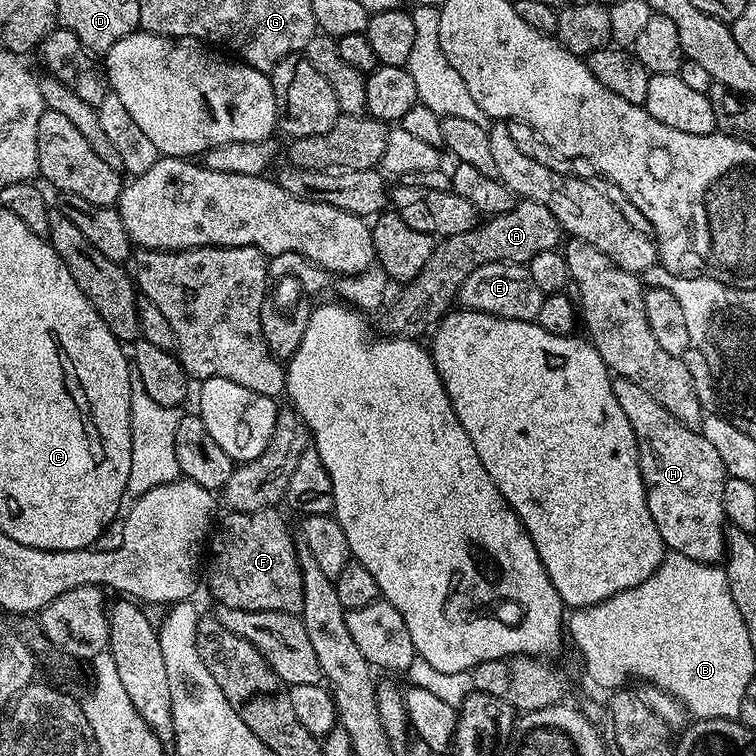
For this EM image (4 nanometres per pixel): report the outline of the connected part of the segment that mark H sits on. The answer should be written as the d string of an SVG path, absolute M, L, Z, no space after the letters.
M616 376L612 389L634 430L650 518L654 518L654 526L658 526L658 534L662 534L665 549L686 554L686 558L694 558L694 562L719 565L726 556L722 490L729 475L718 450L706 442L703 431L678 422L678 418L654 402L642 386Z

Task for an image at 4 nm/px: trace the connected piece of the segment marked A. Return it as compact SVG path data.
M520 198L513 208L506 210L506 214L485 219L477 223L475 228L466 230L466 234L443 237L433 247L430 258L426 258L426 266L422 266L417 276L401 287L404 289L400 297L392 305L387 305L388 313L380 324L384 331L381 333L392 338L420 338L423 332L431 333L453 307L462 282L466 282L466 278L474 274L478 266L494 262L527 266L534 254L542 254L542 250L551 248L559 249L562 244L560 236L562 229L558 218L554 218L554 214L550 214L542 202Z

